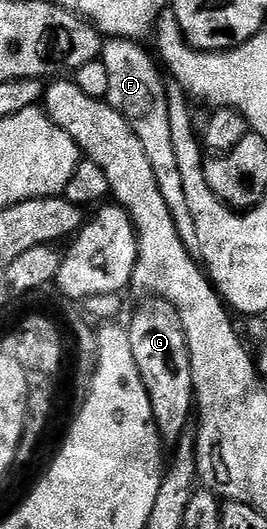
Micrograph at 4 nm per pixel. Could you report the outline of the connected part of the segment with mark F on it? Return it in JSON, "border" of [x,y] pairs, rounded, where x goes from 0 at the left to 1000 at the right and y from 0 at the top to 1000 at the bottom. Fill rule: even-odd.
{"border":[[[416,70],[393,78],[378,98],[378,113],[397,125],[397,140],[408,142],[408,168],[393,189],[419,206],[472,223],[472,231],[487,233],[487,242],[502,246],[502,253],[543,278],[547,291],[558,293],[562,314],[573,316],[592,342],[592,355],[652,412],[674,454],[715,484],[742,488],[753,480],[742,442],[730,440],[727,412],[715,410],[712,395],[700,391],[697,367],[685,365],[682,329],[670,327],[652,268],[640,267],[622,157],[614,159],[607,151],[596,119],[532,89],[539,87],[506,76],[449,70]]]}

